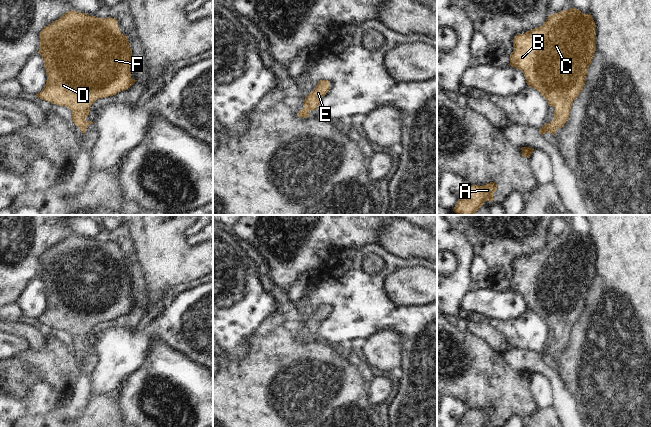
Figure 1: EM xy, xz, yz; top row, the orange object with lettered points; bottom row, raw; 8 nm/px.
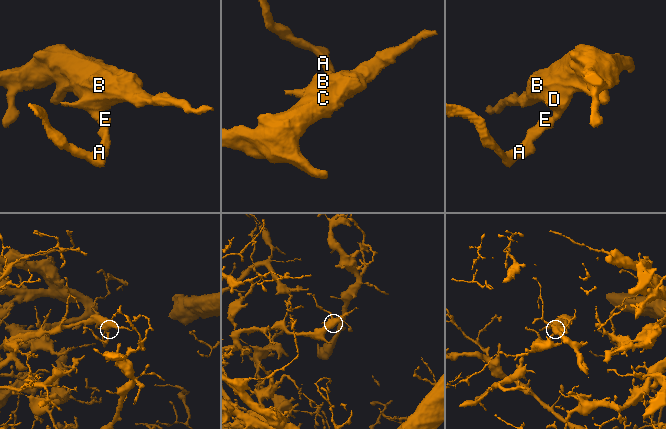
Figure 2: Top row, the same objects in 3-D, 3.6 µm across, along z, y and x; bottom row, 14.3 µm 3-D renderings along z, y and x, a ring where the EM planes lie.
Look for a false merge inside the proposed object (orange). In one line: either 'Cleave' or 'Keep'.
Keep.

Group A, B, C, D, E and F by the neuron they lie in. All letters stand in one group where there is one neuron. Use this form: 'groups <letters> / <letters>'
groups A B C D E F

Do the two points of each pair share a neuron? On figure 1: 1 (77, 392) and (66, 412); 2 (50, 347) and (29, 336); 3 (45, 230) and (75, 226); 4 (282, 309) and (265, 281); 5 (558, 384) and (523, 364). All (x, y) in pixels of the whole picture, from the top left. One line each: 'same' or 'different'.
1: same
2: different
3: different
4: same
5: same

